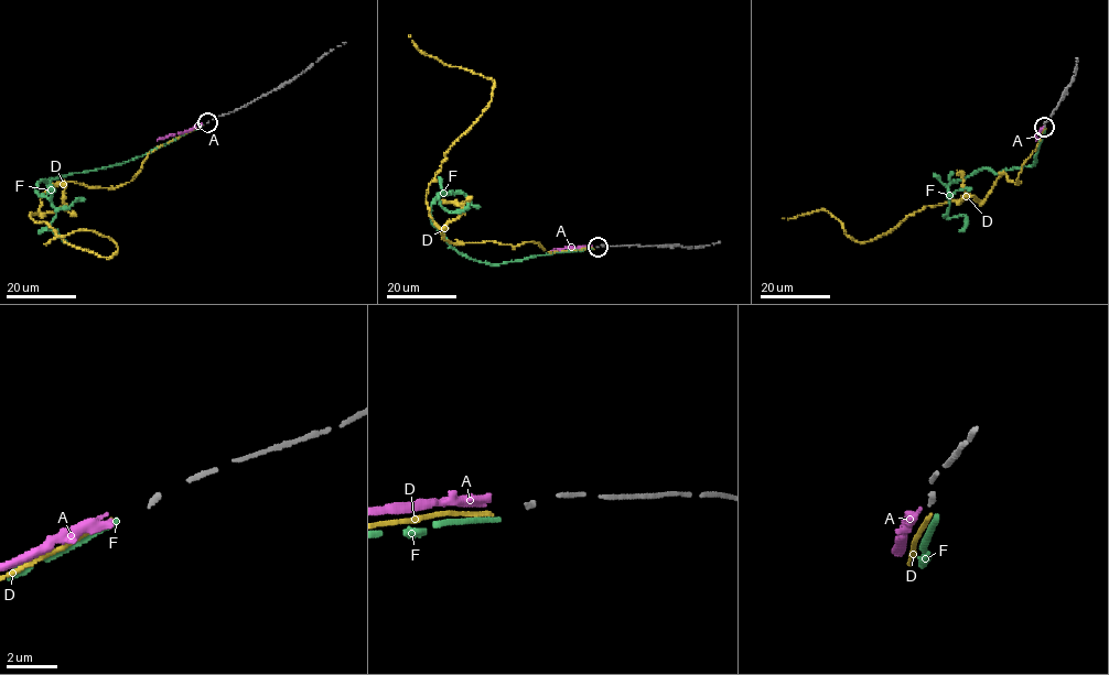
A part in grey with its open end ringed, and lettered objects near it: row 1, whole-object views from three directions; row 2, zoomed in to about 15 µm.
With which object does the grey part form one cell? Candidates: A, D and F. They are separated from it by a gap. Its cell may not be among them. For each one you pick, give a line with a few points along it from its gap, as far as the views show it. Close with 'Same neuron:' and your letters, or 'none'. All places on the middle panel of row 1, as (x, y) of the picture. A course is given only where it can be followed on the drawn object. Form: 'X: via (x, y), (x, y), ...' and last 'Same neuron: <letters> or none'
D: via (593, 248), (550, 252), (538, 242), (443, 238), (429, 214), (428, 185), (494, 85), (422, 54), (409, 35)
Same neuron: D

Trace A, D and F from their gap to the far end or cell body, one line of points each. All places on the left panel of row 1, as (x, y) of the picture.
A: (202, 123), (157, 140)
D: (203, 124), (149, 152), (130, 181), (53, 183), (30, 213), (110, 257), (117, 246), (92, 230), (44, 243)
F: (203, 124), (120, 164), (40, 181), (38, 193), (55, 210), (40, 231), (53, 229), (66, 242)

